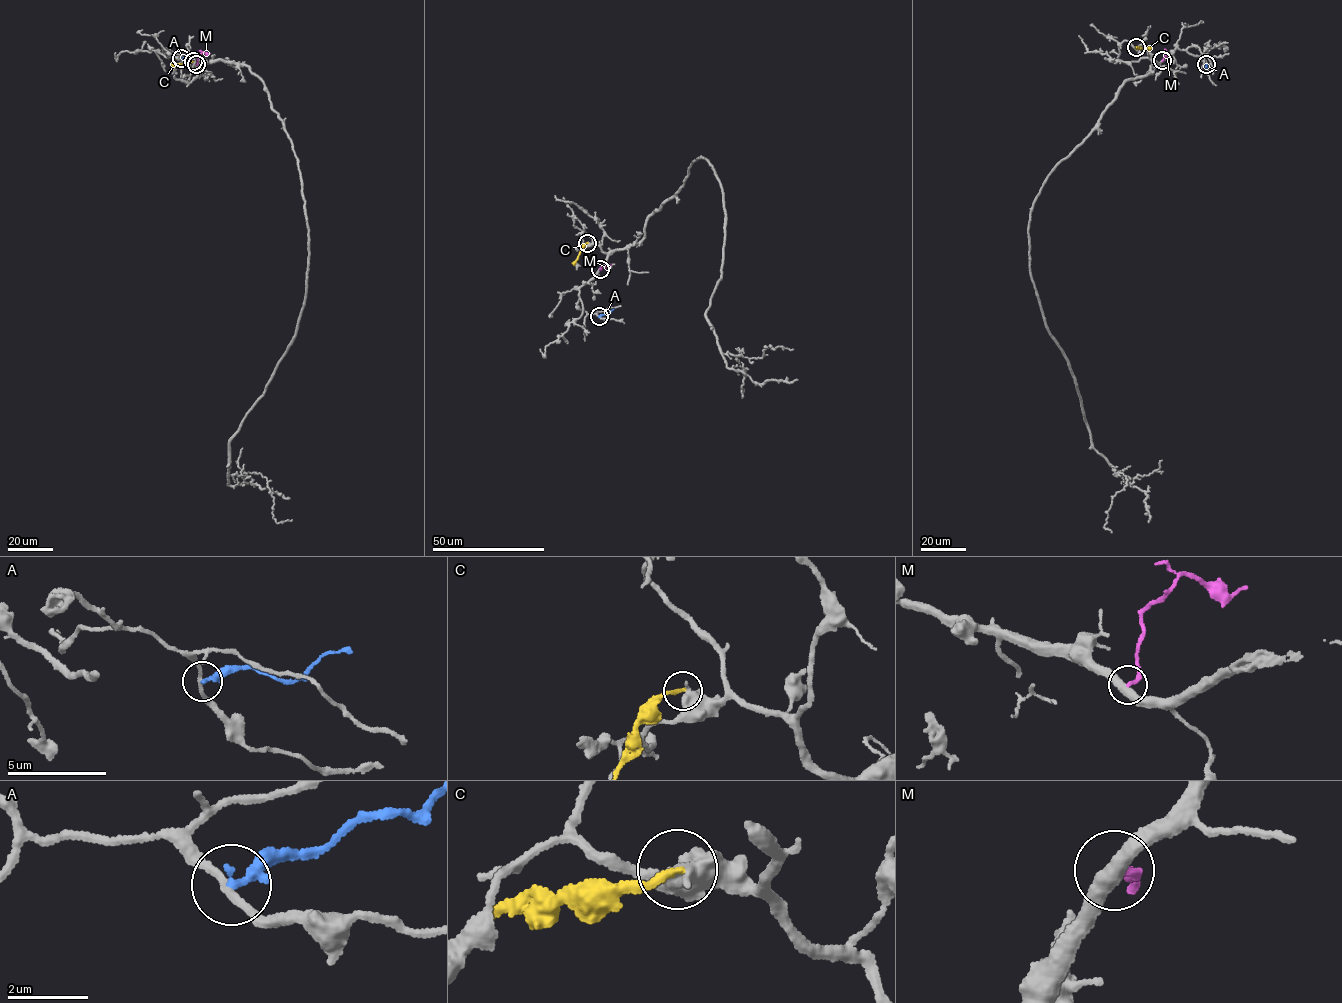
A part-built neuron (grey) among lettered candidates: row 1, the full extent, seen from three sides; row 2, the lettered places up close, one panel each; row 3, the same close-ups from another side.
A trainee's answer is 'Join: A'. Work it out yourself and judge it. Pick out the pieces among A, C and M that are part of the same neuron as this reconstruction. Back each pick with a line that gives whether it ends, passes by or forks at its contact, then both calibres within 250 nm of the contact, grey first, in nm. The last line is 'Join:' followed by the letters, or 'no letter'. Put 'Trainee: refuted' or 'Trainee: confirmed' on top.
Trainee: refuted
Join: no letter

